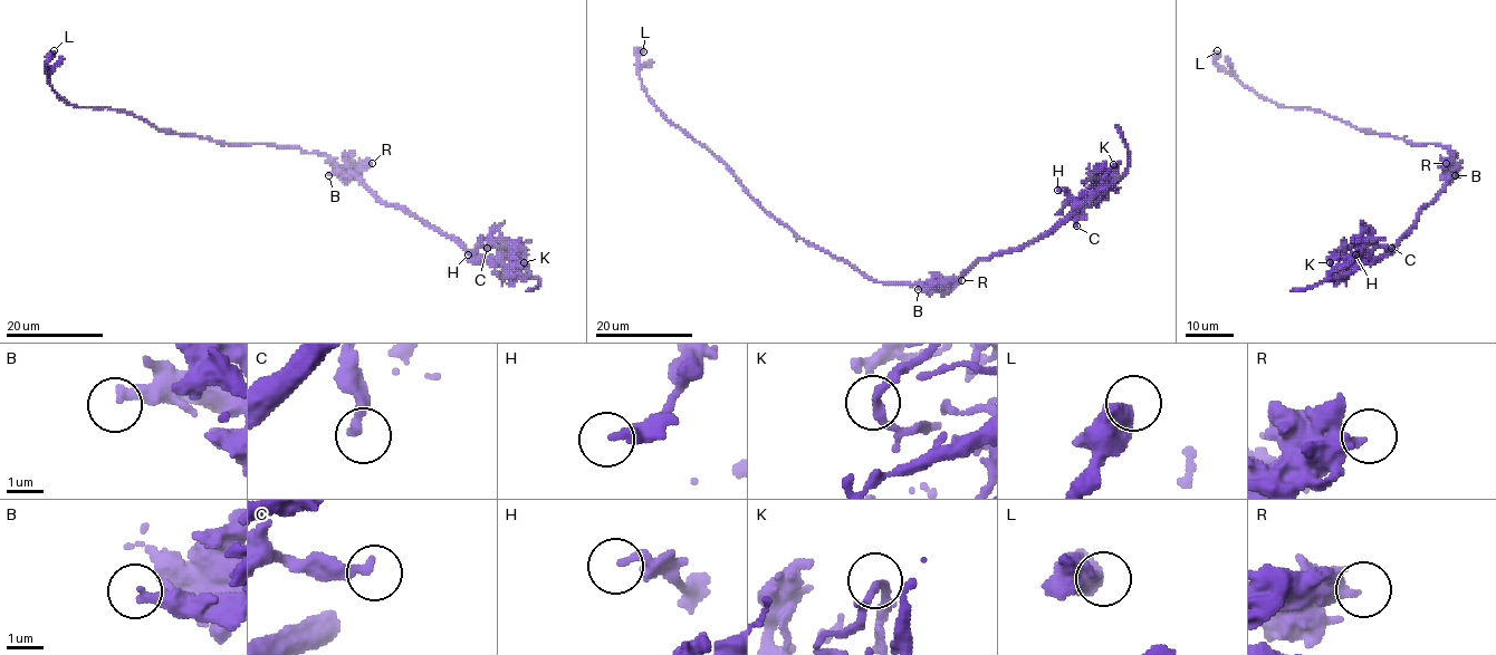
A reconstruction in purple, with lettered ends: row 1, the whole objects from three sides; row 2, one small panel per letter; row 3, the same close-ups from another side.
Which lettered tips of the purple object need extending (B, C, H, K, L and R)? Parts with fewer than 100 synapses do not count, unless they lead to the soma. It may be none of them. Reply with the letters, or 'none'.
none

